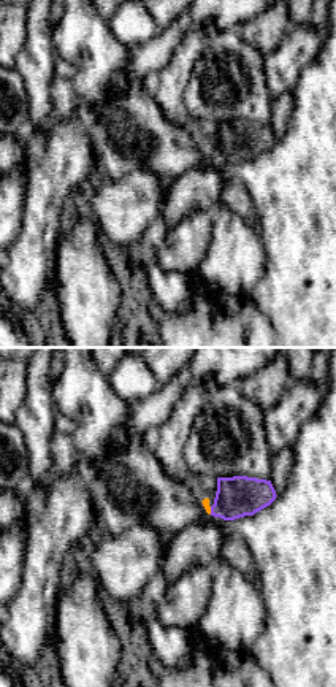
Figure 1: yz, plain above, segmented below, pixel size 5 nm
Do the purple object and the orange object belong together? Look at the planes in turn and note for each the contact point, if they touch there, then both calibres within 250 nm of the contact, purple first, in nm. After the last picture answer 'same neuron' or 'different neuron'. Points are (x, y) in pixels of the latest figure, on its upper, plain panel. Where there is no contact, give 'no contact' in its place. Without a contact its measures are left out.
meets purple at (211, 154); 200 nm thick on the purple side, 40 nm on the other

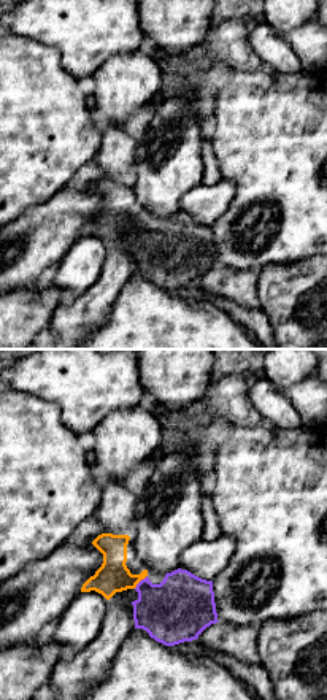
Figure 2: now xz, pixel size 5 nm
meets purple at (140, 226); 320 nm thick on the purple side, 160 nm on the other

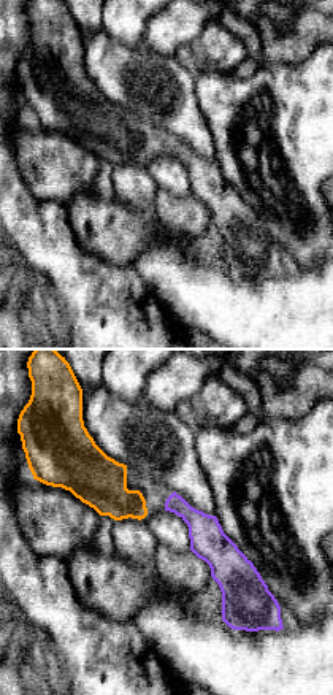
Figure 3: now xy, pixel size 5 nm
no contact

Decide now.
same neuron

